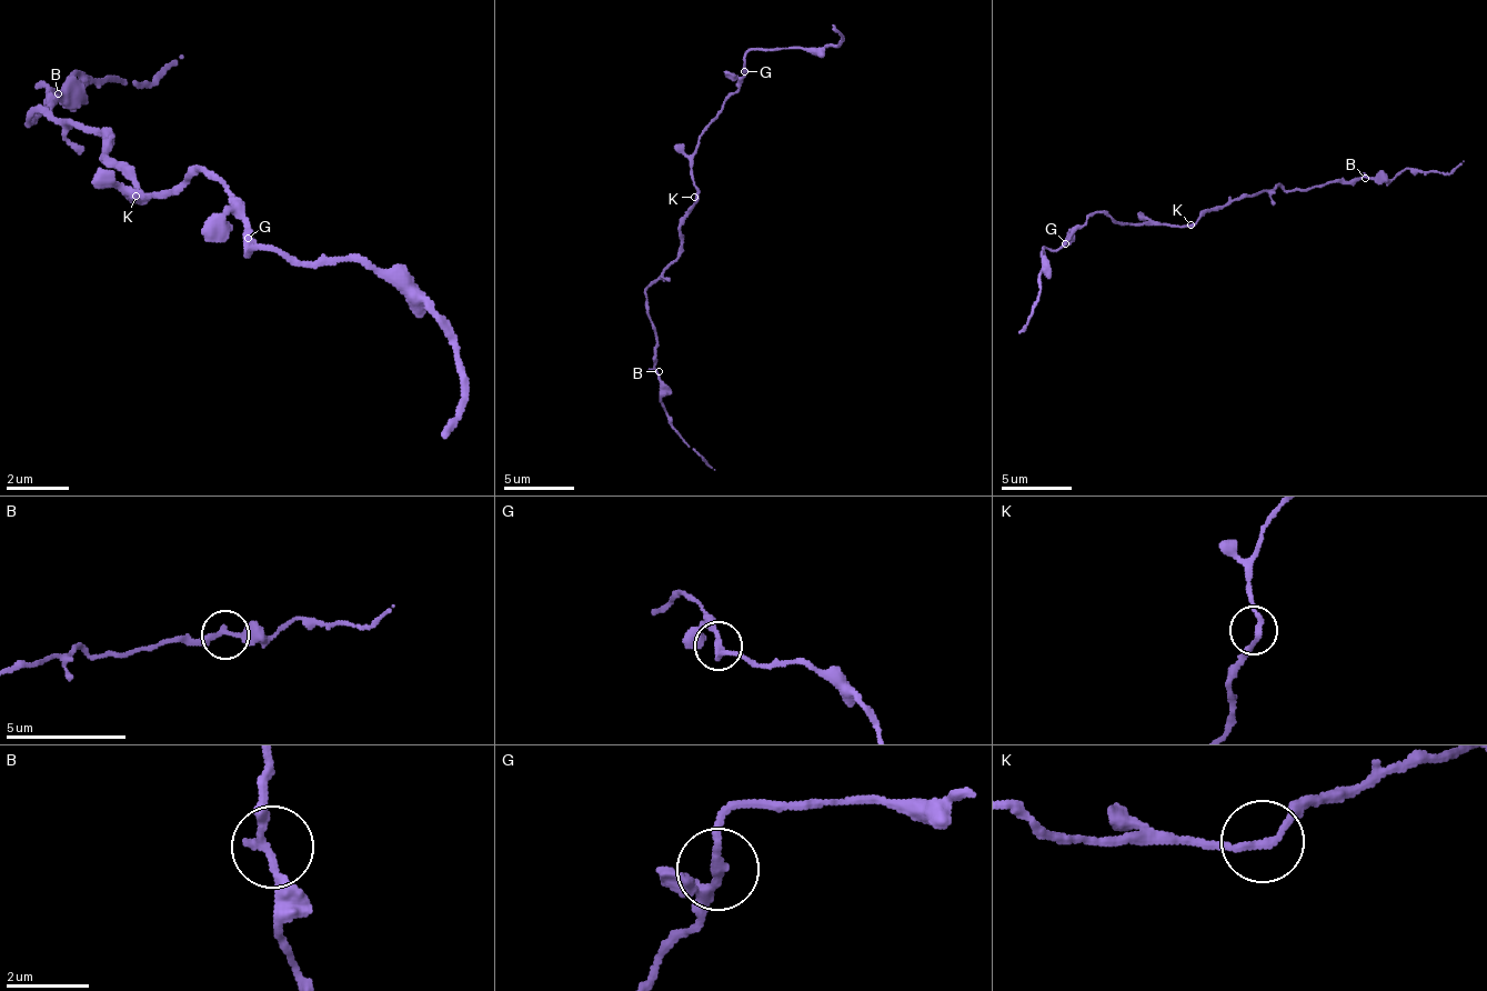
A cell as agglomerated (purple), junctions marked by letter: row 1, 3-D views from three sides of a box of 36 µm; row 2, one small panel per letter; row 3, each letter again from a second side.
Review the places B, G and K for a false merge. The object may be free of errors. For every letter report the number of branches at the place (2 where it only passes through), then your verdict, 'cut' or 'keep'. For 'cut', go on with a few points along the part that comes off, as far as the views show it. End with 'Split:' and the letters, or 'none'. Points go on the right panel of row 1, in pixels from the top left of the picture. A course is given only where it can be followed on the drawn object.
B: 2 branches meet; keep
G: 2 branches meet; keep
K: 2 branches meet; keep
Split: none

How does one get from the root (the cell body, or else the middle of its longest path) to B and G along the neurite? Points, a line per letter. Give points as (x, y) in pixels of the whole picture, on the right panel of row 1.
B: (1191, 224), (1212, 210), (1273, 189), (1312, 189), (1326, 181), (1357, 181), (1365, 178)
G: (1191, 224), (1116, 224), (1102, 213), (1095, 213), (1066, 242)

